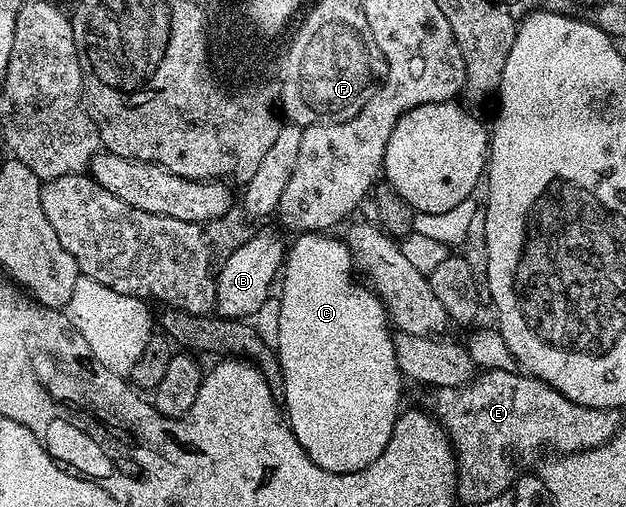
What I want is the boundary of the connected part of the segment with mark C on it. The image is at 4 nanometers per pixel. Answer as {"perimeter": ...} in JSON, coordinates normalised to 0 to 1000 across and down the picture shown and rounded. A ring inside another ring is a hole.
{"perimeter":[[[486,458],[473,464],[466,473],[457,491],[457,511],[452,515],[449,531],[452,576],[449,574],[446,584],[449,619],[446,621],[446,669],[442,673],[442,700],[452,742],[449,767],[452,789],[449,781],[449,797],[455,807],[455,826],[463,836],[465,854],[471,858],[474,872],[481,872],[487,895],[494,895],[494,903],[500,903],[500,911],[506,911],[506,919],[527,931],[569,931],[594,915],[609,895],[609,888],[615,888],[641,811],[637,779],[644,773],[647,750],[634,722],[628,641],[620,625],[617,604],[605,594],[604,584],[593,574],[585,558],[570,550],[569,538],[564,535],[561,495],[554,491],[554,483],[546,471],[534,473],[529,462],[513,458]]]}

